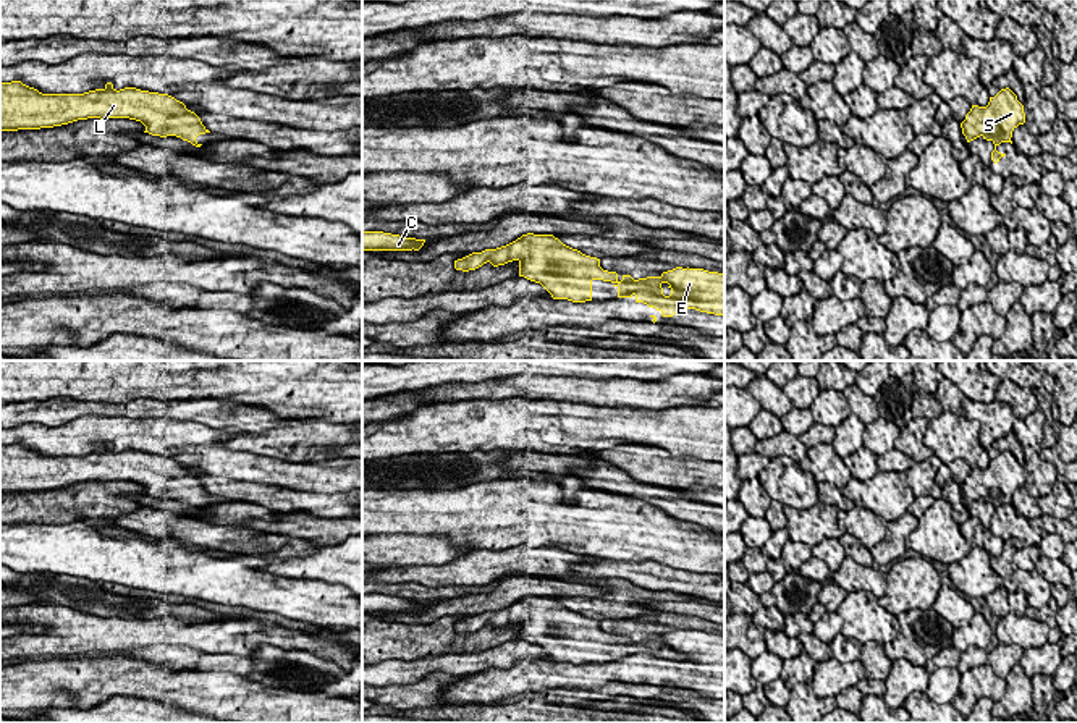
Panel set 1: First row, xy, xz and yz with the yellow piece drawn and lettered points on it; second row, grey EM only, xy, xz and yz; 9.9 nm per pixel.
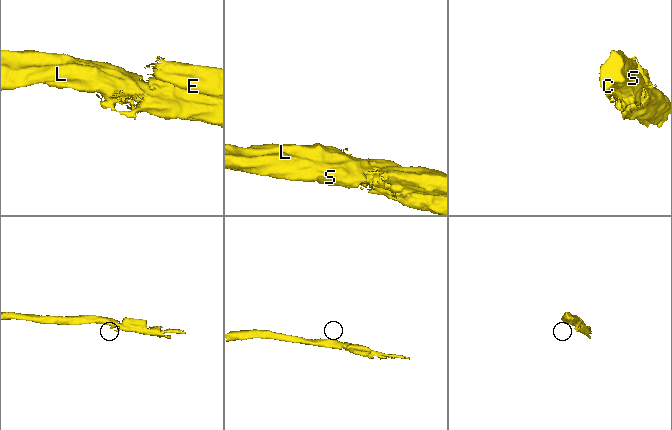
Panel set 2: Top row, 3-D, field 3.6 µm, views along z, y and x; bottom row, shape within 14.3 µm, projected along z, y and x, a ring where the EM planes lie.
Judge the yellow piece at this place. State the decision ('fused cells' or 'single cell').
single cell

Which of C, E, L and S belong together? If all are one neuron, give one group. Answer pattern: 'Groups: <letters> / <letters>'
Groups: C E L S

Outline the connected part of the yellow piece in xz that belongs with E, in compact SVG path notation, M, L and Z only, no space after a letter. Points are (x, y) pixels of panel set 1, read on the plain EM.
M522 597L506 608L458 621L454 631L469 634L487 624L498 629L513 623L519 624L519 639L540 645L553 662L592 663L592 644L603 642L618 650L618 660L634 658L636 665L655 670L663 679L686 671L724 676L724 636L676 629L639 642L623 637L619 644L616 634L600 629L600 621L563 607L553 597Z

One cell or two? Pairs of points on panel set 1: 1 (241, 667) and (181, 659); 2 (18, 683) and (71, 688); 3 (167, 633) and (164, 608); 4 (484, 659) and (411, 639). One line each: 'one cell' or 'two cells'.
1: one cell
2: one cell
3: two cells
4: two cells

